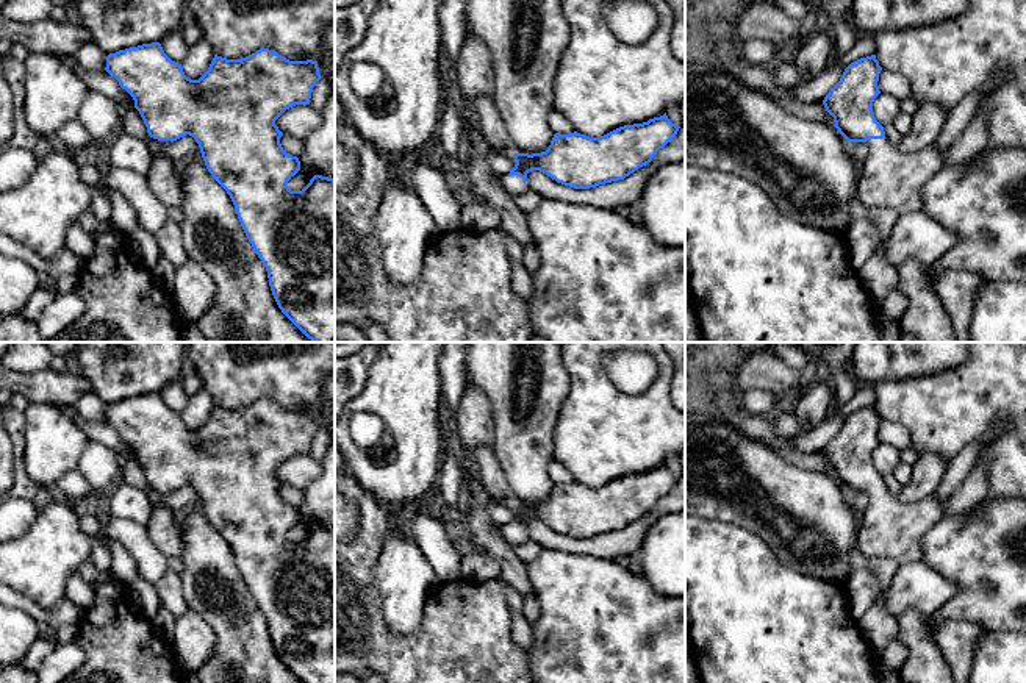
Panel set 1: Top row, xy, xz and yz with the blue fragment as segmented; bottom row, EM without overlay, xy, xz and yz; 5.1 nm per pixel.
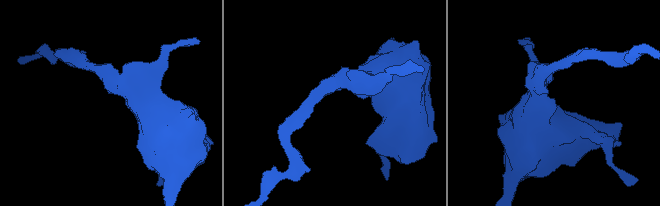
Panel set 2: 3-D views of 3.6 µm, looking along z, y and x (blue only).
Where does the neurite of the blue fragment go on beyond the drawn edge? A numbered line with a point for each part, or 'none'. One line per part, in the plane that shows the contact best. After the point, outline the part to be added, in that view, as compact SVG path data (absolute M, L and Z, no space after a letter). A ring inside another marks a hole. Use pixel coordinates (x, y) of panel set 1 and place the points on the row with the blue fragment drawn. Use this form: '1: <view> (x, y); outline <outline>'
1: yz (890, 178); outline M868 139L868 156L860 167L857 197L863 206L881 206L899 216L921 211L923 186L943 166L945 148L929 145L901 152L887 139Z

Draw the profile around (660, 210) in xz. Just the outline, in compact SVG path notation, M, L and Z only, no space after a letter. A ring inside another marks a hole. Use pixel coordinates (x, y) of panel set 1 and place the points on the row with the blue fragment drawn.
M685 159L657 169L629 214L660 245L685 247Z

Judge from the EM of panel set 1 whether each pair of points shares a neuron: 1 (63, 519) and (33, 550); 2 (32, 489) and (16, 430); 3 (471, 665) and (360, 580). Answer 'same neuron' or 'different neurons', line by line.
1: same neuron
2: same neuron
3: same neuron

